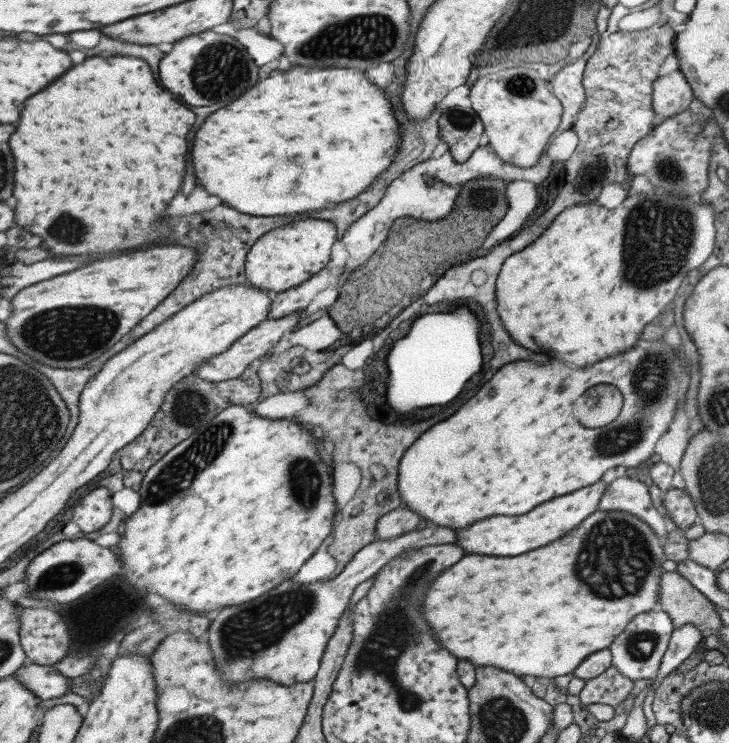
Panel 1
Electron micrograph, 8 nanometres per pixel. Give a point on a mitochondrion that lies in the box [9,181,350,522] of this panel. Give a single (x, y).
(79, 331)

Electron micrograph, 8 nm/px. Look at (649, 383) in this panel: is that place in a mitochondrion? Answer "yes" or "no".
yes

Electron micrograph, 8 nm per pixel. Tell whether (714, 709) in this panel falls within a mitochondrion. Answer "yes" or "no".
yes

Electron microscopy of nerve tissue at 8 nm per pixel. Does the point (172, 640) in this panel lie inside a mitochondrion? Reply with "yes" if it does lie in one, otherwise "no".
no

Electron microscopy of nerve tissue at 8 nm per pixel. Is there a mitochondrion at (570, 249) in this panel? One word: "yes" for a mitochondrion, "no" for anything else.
no

